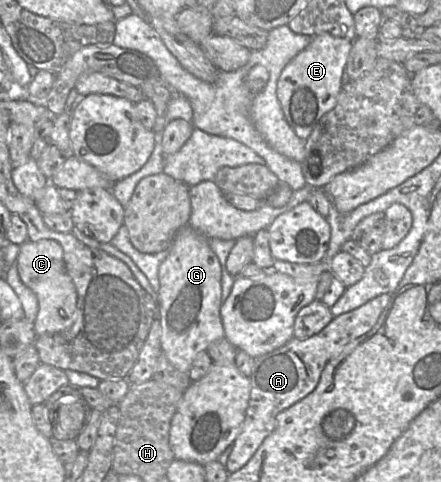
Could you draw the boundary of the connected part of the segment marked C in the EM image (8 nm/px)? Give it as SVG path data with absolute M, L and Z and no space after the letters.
M49 239L26 241L20 245L16 263L22 282L38 299L38 314L33 321L36 335L66 334L75 318L77 291L67 273L61 245Z

